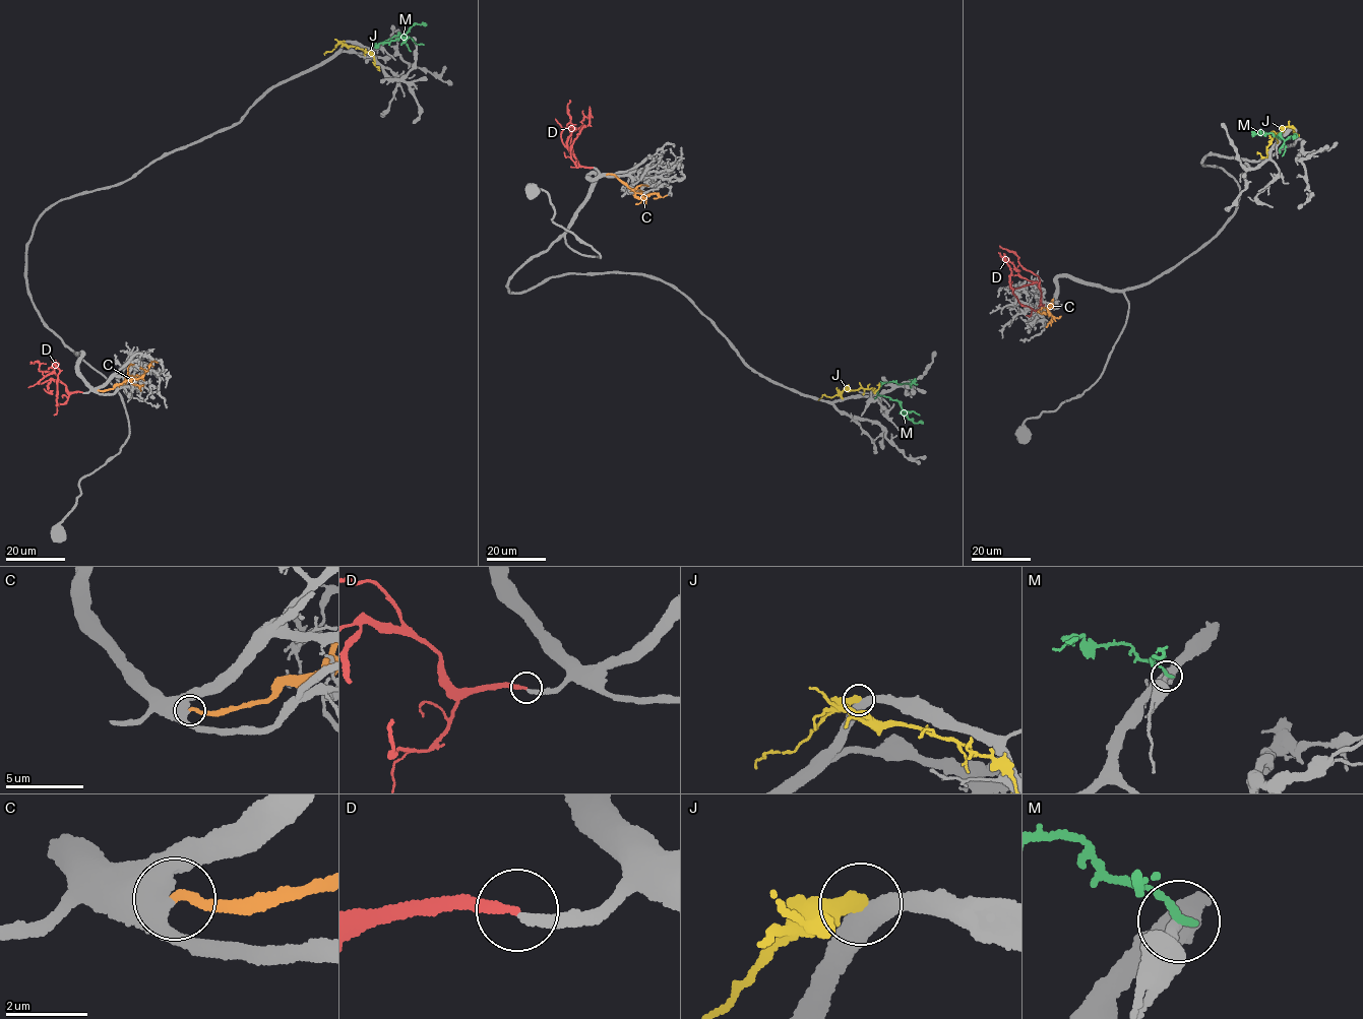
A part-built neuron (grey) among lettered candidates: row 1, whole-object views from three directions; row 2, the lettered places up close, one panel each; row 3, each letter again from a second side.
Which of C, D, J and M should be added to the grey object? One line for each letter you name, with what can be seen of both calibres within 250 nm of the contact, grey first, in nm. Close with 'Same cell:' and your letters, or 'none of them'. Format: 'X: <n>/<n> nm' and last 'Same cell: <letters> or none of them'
C: 460/280 nm
D: 260/180 nm
Same cell: C, D

